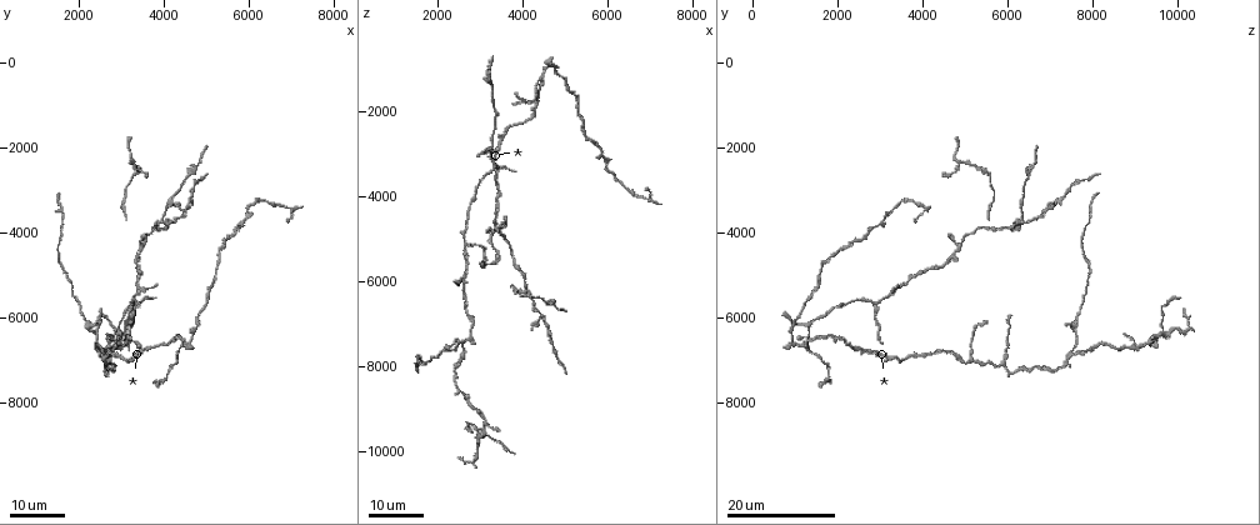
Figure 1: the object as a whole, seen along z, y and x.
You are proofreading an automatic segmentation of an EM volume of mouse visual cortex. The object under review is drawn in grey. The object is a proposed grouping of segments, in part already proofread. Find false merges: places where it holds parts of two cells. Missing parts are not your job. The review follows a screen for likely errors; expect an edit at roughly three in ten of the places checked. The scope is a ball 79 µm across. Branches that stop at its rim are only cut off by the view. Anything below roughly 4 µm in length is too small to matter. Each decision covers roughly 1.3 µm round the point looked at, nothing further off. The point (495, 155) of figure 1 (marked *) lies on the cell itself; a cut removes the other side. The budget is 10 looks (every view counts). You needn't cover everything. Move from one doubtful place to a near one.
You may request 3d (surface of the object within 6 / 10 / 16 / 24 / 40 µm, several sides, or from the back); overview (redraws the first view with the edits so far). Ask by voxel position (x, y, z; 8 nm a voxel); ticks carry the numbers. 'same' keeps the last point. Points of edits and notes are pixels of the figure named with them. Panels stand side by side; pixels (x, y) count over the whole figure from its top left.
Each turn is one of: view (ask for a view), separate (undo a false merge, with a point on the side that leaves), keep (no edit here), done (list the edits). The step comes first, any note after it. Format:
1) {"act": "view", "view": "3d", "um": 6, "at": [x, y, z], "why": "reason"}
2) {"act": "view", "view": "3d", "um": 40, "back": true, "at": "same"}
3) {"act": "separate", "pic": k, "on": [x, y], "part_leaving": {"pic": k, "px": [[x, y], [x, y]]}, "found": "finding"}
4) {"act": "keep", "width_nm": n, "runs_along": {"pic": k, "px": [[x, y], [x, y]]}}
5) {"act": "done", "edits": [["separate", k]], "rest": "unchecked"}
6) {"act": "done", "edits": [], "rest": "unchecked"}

{"act": "view", "view": "3d", "um": 24, "at": [4350, 7050, 1750], "why": "sudden change in width"}

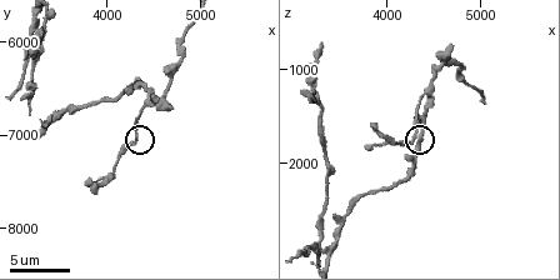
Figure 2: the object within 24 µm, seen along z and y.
{"act": "view", "view": "3d", "um": 6, "at": [4300, 7100, 1700]}

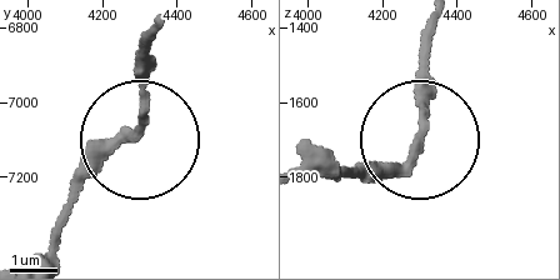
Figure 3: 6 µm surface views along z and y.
{"act": "view", "view": "3d", "um": 6, "back": true, "at": [4300, 7080, 1700], "why": "other side"}

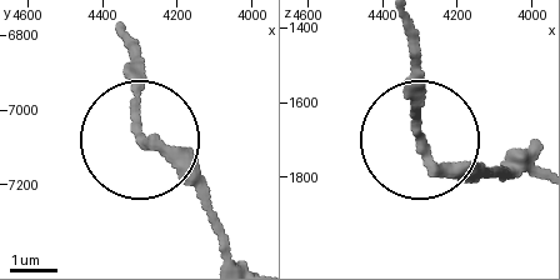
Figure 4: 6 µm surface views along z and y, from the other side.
{"act": "keep", "width_nm": 190, "runs_along": {"pic": 4, "px": [[120, 29], [140, 133], [208, 213]]}, "found": "continuous, no second cell"}

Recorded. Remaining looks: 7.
{"act": "view", "view": "3d", "um": 24, "at": [3350, 2450, 4900], "why": "two arms at a narrow angle"}

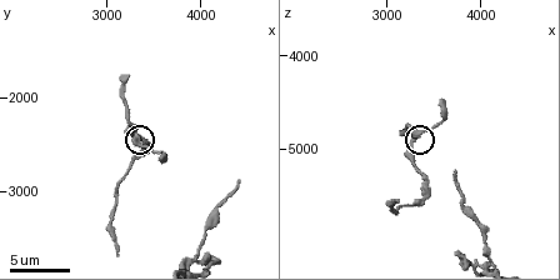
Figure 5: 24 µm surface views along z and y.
{"act": "view", "view": "3d", "um": 10, "at": [3300, 2450, 4900]}

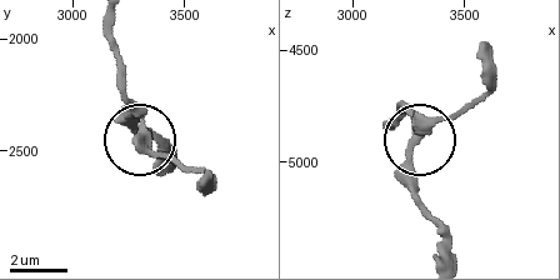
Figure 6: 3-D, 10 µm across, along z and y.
{"act": "view", "view": "3d", "um": 6, "at": [3320, 2410, 4850], "why": "zoom in"}

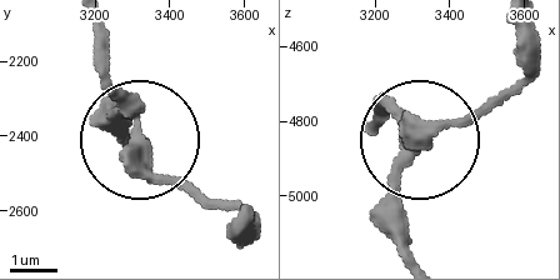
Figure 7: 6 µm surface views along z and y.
{"act": "keep", "arms": 4, "found": "one cell here"}

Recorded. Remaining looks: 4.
{"act": "view", "view": "3d", "um": 16, "at": [4050, 3750, 6350], "why": "four or more arms meet"}

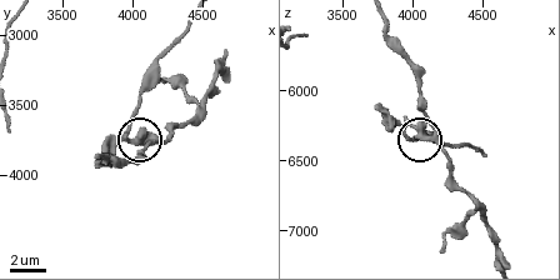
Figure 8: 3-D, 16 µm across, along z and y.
{"act": "view", "view": "3d", "um": 6, "at": [4040, 3760, 6340]}

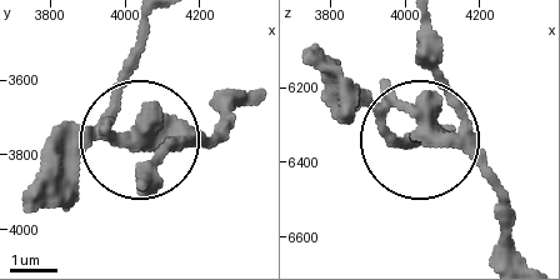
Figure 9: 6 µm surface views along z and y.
{"act": "separate", "pic": 9, "on": [65, 163], "width_nm": 330, "found": "a second cell is stuck on"}

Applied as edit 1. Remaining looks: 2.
{"act": "done", "edits": [["separate", 9]], "rest": "unchecked"}

